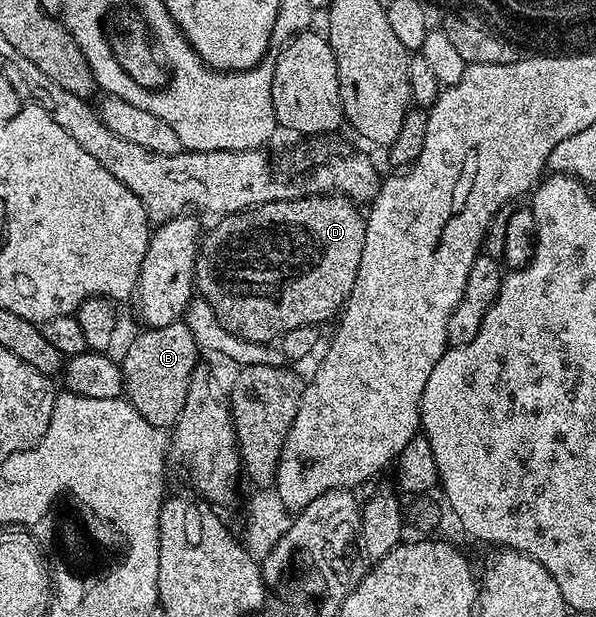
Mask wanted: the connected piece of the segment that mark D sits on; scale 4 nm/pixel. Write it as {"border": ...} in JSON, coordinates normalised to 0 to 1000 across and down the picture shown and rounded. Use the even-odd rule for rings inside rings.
{"border":[[[535,314],[517,319],[470,321],[466,327],[450,327],[440,334],[424,334],[418,340],[403,340],[398,347],[379,347],[366,358],[371,361],[352,379],[349,374],[336,387],[331,426],[324,436],[327,470],[354,496],[367,525],[381,538],[391,540],[411,553],[458,558],[477,548],[482,538],[488,538],[503,528],[532,528],[540,525],[539,522],[549,520],[550,515],[564,517],[569,504],[584,489],[589,480],[589,467],[596,467],[596,447],[602,447],[602,421],[609,421],[614,348],[604,332],[587,327],[582,321],[555,314]]]}

